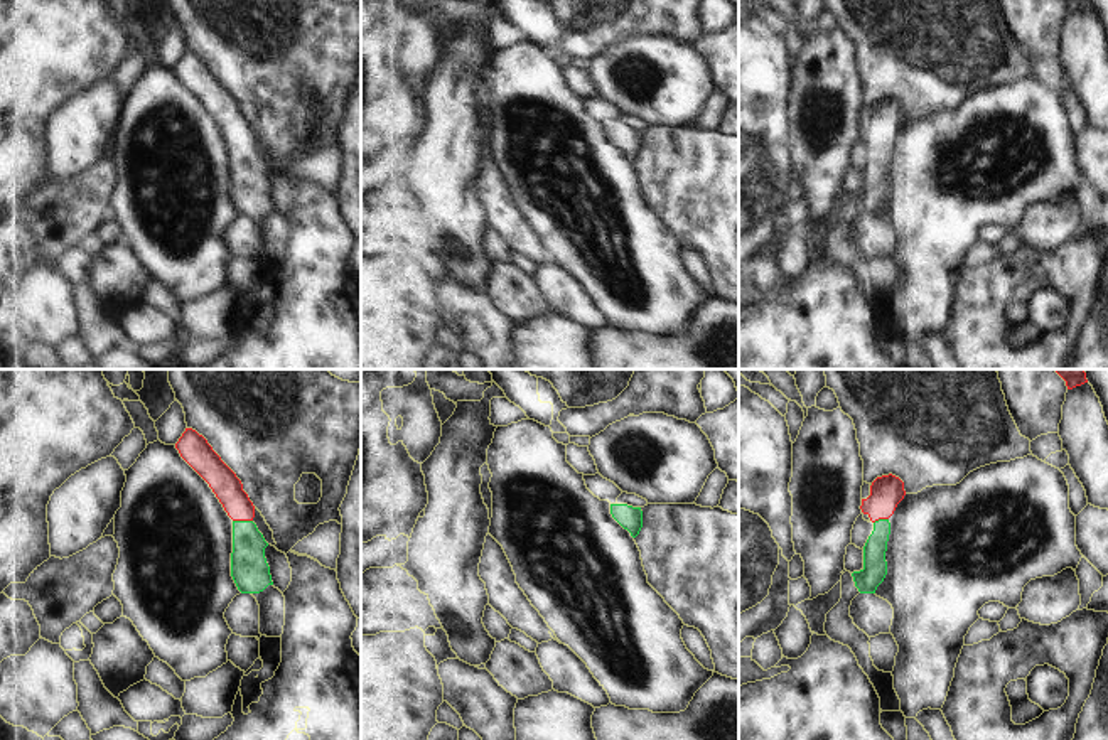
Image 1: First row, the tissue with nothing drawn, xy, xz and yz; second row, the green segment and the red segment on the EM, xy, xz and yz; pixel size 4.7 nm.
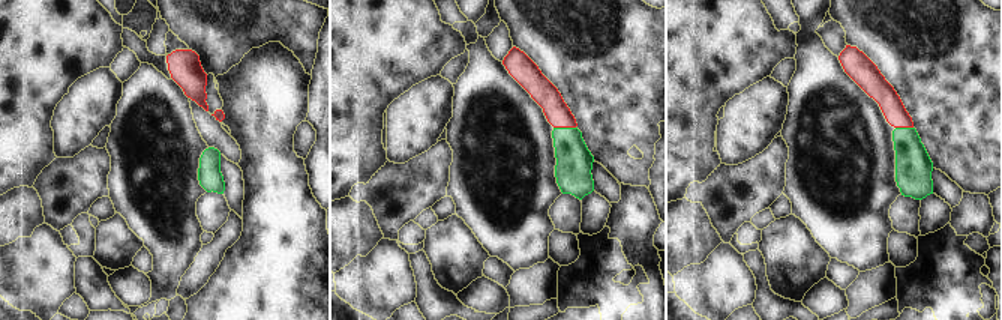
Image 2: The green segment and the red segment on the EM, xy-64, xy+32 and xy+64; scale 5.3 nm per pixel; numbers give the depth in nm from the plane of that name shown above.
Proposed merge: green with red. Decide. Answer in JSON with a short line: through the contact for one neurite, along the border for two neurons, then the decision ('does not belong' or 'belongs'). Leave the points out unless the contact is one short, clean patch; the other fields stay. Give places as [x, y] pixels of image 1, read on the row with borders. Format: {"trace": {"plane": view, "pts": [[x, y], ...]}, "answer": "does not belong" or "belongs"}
{"trace": {"plane": "xy", "pts": [[250, 570], [243, 521], [240, 508], [221, 479]]}, "answer": "belongs"}

